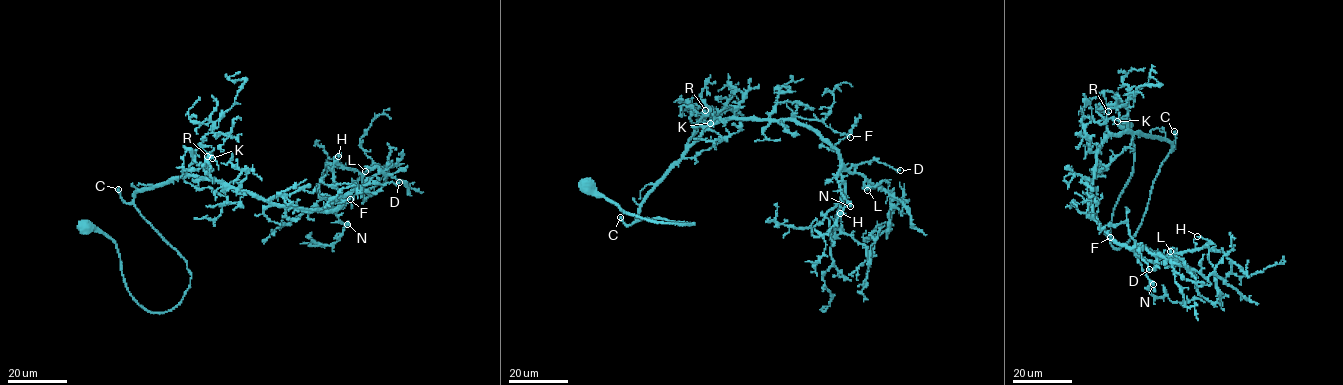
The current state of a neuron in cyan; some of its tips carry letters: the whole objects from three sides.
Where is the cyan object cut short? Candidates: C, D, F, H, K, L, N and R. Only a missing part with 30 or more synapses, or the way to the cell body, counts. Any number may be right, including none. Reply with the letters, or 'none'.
C

